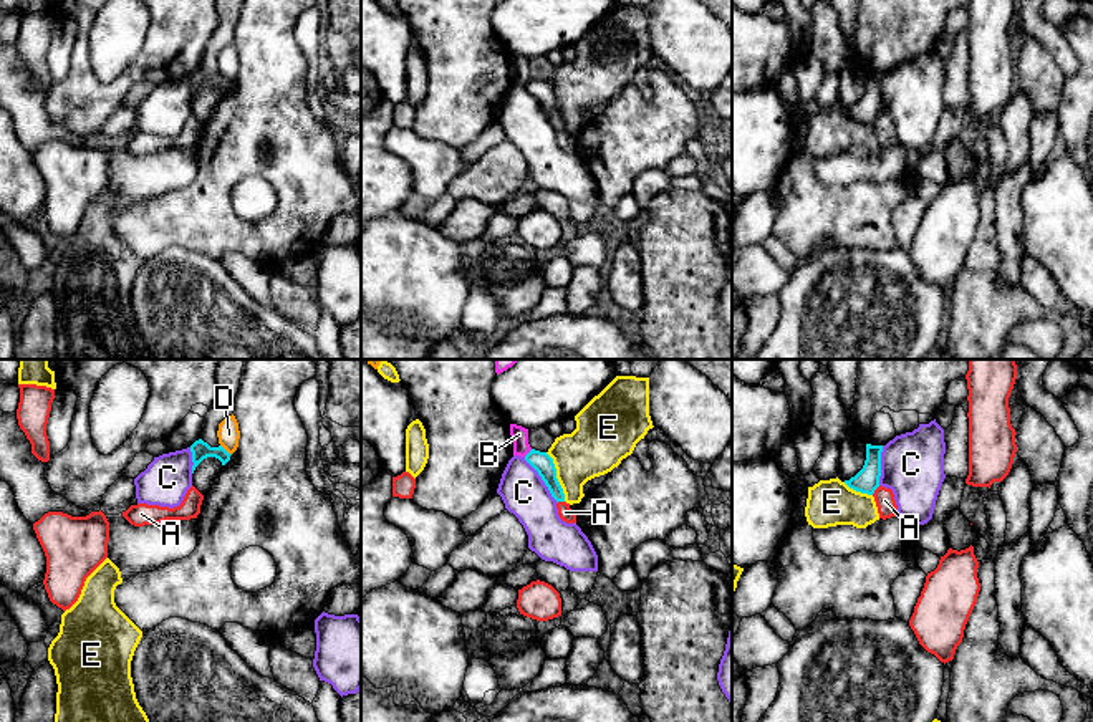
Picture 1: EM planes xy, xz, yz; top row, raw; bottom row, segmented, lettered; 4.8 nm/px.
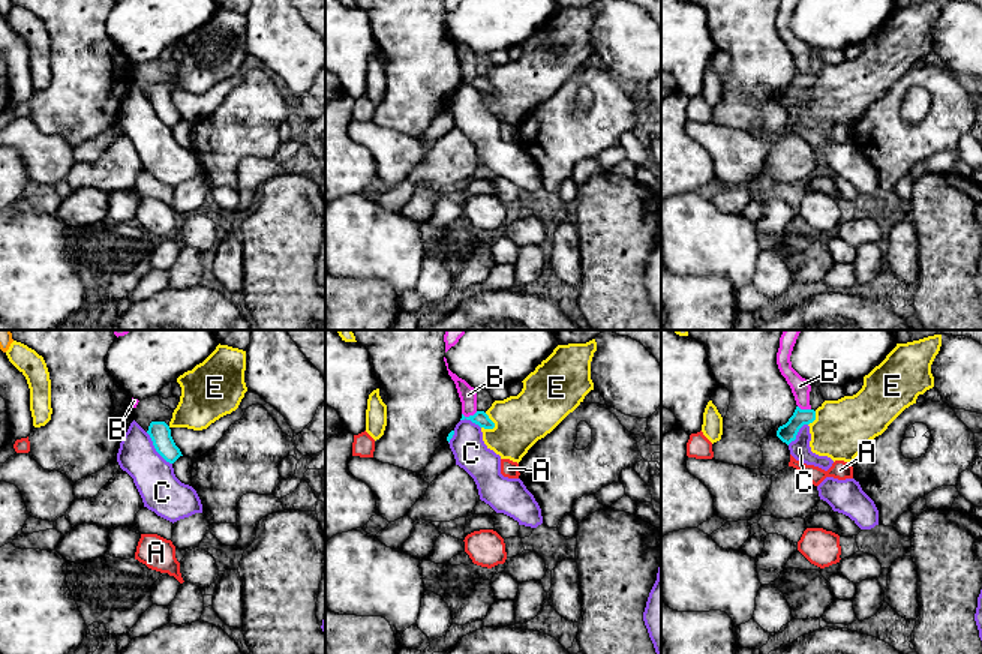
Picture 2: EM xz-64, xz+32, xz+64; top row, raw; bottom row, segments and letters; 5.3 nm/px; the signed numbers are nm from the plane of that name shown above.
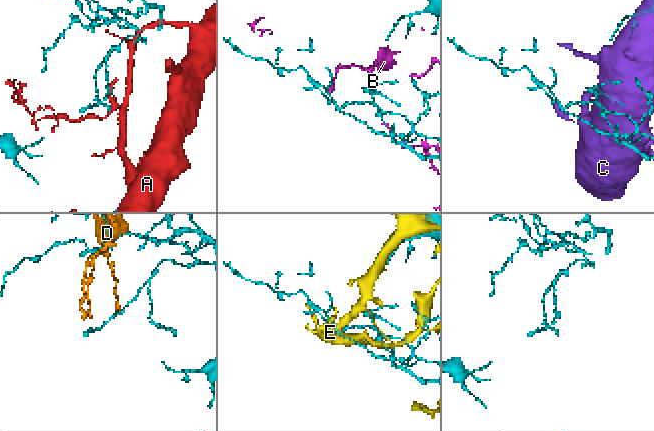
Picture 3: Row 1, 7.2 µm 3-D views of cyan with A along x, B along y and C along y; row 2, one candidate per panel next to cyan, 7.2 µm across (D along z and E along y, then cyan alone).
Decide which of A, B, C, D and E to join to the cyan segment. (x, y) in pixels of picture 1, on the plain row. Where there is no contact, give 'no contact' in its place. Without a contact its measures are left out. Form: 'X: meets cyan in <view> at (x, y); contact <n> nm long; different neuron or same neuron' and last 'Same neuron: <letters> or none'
A: meets cyan in yz at (875, 118); contact 60 nm long; different neuron
B: meets cyan in xz at (529, 81); contact 60 nm long; different neuron
C: meets cyan in xz at (542, 108); contact 280 nm long; different neuron
D: meets cyan in xy at (224, 78); contact 80 nm long; different neuron
E: meets cyan in xz at (555, 106); contact 260 nm long; different neuron
Same neuron: none

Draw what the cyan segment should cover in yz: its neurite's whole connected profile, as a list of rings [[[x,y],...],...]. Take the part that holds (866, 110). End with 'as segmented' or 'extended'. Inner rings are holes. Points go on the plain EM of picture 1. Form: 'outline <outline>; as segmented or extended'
outline [[[866,73],[866,89],[863,98],[850,109],[845,109],[845,113],[856,121],[873,124],[879,116],[881,81],[883,75]]]; as segmented

